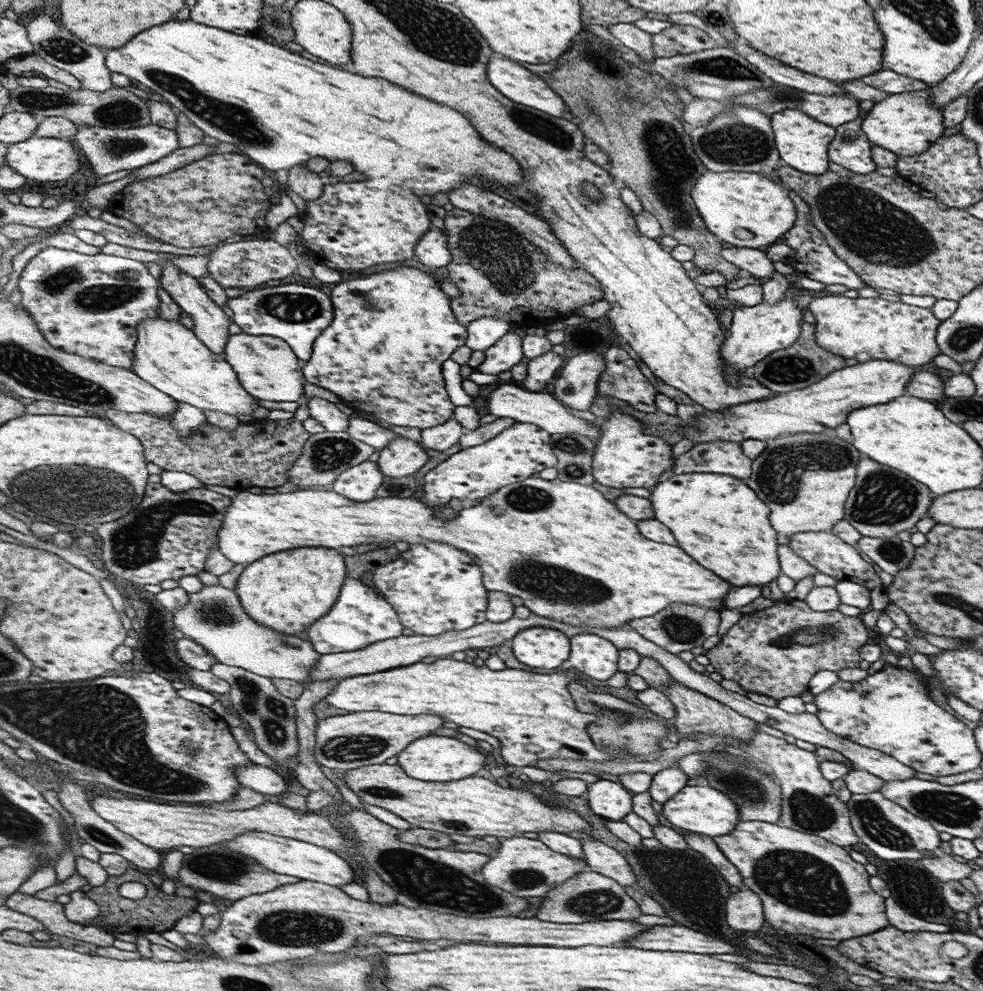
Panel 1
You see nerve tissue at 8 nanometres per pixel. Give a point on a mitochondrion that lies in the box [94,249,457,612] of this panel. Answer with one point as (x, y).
(131, 546)

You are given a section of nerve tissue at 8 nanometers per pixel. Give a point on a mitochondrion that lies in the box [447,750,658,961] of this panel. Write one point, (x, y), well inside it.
(603, 902)

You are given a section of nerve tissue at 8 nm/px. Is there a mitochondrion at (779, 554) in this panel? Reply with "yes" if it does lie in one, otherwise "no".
no

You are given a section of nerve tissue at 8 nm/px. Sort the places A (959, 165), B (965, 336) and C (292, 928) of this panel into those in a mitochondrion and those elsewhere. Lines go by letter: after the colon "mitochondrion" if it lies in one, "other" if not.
A: other
B: mitochondrion
C: mitochondrion

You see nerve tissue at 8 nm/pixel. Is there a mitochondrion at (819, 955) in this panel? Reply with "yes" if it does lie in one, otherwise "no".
no

